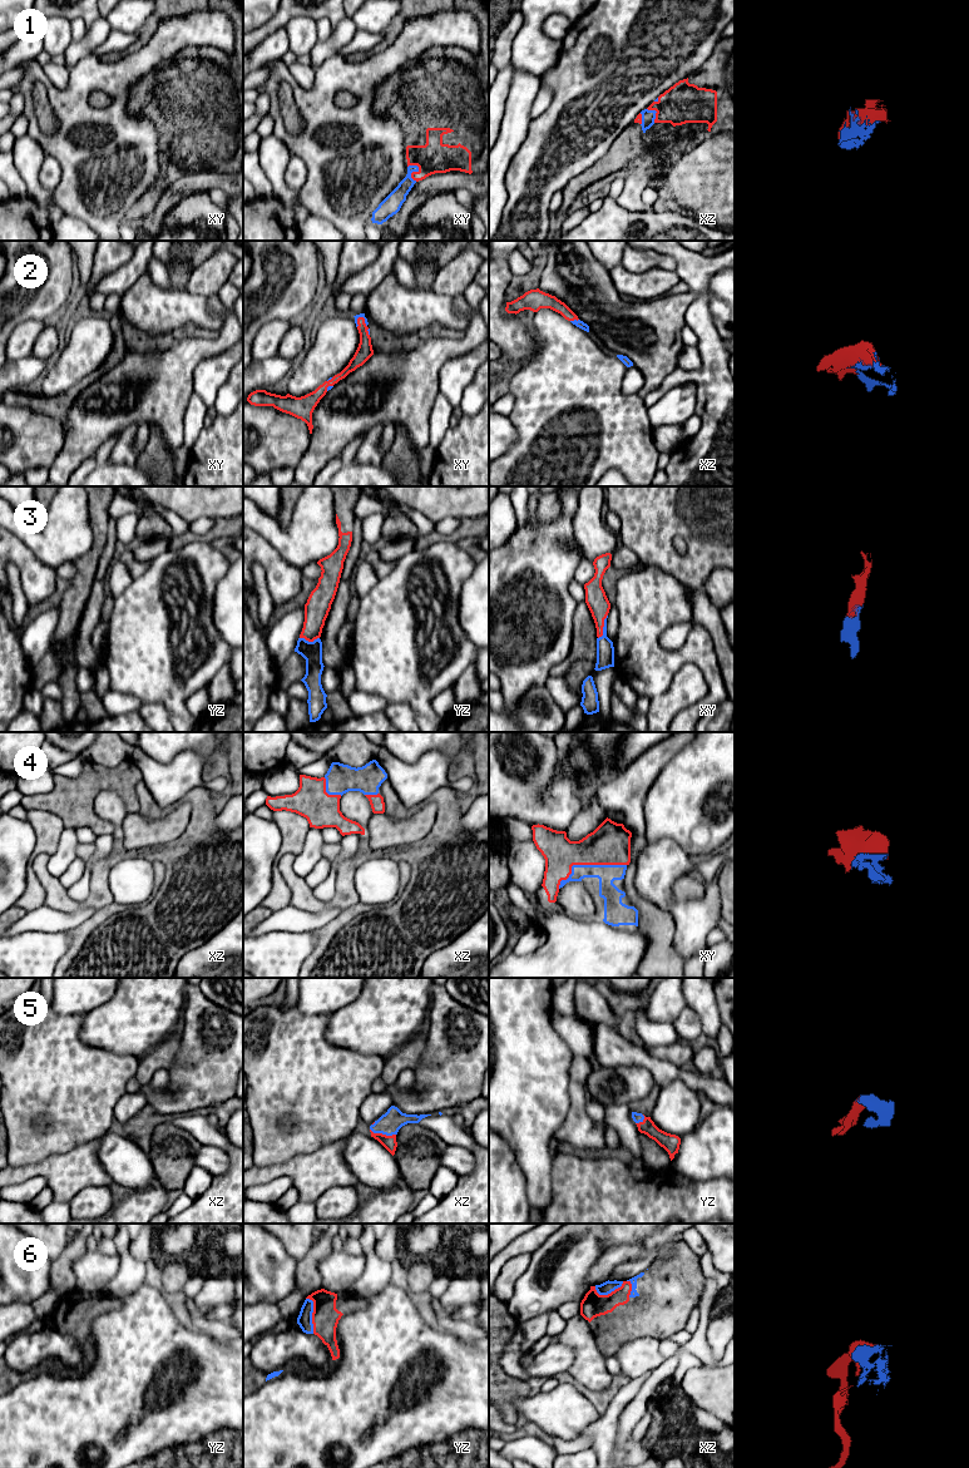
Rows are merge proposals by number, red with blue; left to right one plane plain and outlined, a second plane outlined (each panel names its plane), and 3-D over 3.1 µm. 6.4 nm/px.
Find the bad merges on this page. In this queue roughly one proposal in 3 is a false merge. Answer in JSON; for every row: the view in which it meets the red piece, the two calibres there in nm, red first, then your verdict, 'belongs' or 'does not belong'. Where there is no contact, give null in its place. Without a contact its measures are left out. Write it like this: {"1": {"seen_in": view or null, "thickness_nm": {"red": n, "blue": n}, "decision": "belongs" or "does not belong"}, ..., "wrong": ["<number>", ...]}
{"1": {"seen_in": "xy", "thickness_nm": {"red": 200, "blue": 120}, "decision": "belongs"}, "2": {"seen_in": "xz", "thickness_nm": {"red": 110, "blue": 50}, "decision": "belongs"}, "3": {"seen_in": "xy", "thickness_nm": {"red": 140, "blue": 110}, "decision": "belongs"}, "4": {"seen_in": "xy", "thickness_nm": {"red": 280, "blue": 120}, "decision": "belongs"}, "5": {"seen_in": "xz", "thickness_nm": {"red": 90, "blue": 140}, "decision": "belongs"}, "6": {"seen_in": "yz", "thickness_nm": {"red": 180, "blue": 100}, "decision": "belongs"}, "wrong": []}

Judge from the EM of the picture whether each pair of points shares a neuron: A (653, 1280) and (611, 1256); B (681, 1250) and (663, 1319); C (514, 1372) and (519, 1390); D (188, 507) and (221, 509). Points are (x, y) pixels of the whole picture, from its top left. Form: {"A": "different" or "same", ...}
{"A": "different", "B": "same", "C": "different", "D": "same"}

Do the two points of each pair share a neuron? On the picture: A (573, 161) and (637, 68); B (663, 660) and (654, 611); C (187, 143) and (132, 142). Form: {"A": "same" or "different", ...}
{"A": "same", "B": "same", "C": "different"}

